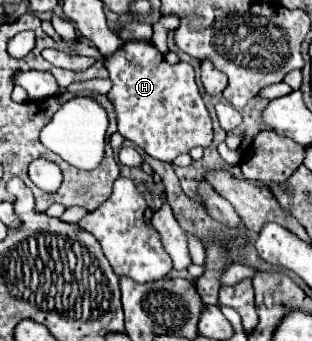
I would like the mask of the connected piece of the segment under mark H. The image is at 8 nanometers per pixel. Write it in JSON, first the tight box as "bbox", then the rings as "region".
{"bbox":[106,41,212,161],"region":[[[128,41],[112,57],[106,57],[112,89],[110,101],[116,111],[118,133],[142,147],[160,161],[172,161],[192,147],[208,147],[212,141],[212,121],[194,81],[190,63],[168,65],[152,43]]]}

